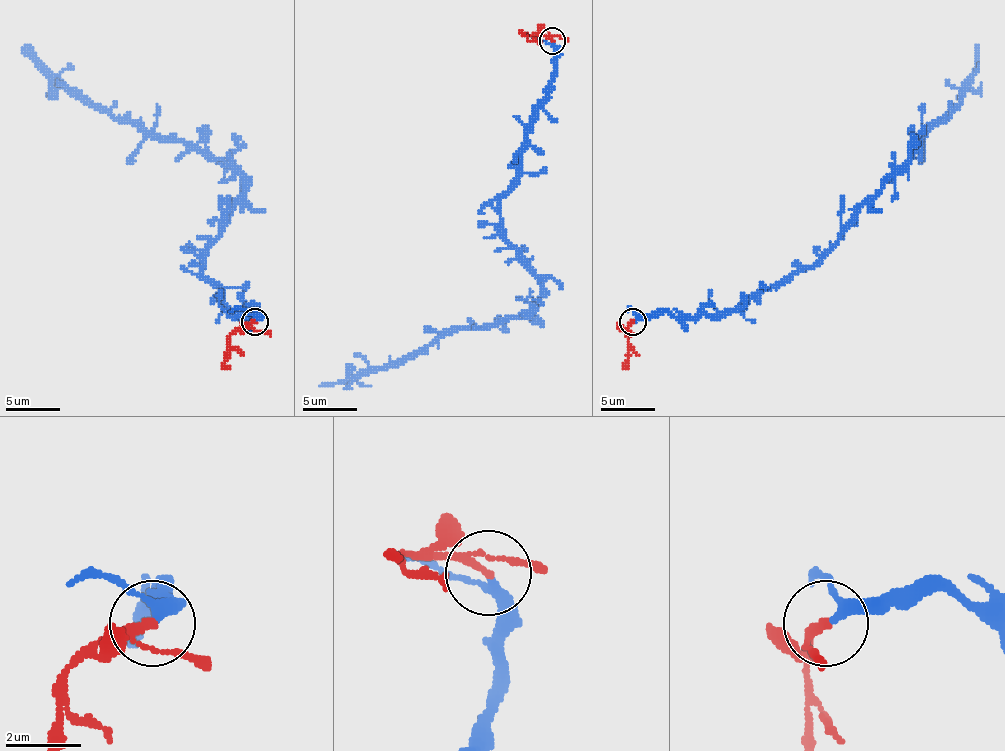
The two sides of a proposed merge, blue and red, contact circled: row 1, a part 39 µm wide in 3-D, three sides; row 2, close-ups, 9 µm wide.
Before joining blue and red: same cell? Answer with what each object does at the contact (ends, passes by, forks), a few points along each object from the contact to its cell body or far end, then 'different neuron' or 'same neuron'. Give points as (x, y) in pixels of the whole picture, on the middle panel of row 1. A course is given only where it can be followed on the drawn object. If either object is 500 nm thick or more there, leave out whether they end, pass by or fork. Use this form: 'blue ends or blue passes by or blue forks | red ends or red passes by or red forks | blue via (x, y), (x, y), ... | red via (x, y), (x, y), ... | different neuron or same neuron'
blue passes by | red passes by | blue via (551, 41), (549, 100), (500, 200), (500, 232), (541, 297), (516, 316), (449, 329), (319, 386) | red via (551, 41), (527, 35), (519, 30) | same neuron

